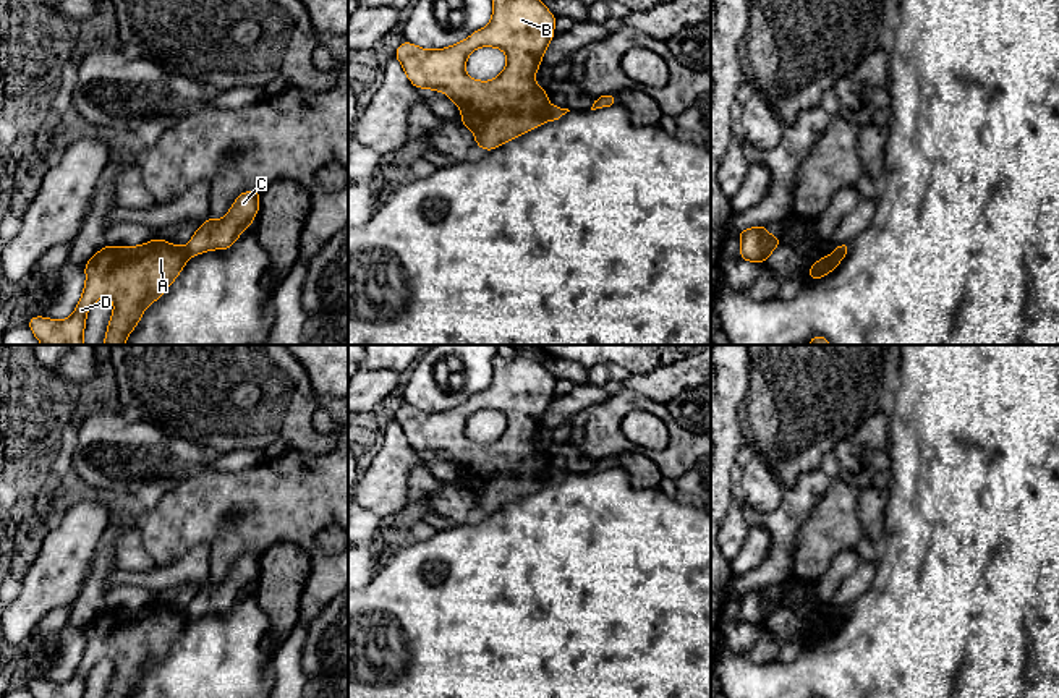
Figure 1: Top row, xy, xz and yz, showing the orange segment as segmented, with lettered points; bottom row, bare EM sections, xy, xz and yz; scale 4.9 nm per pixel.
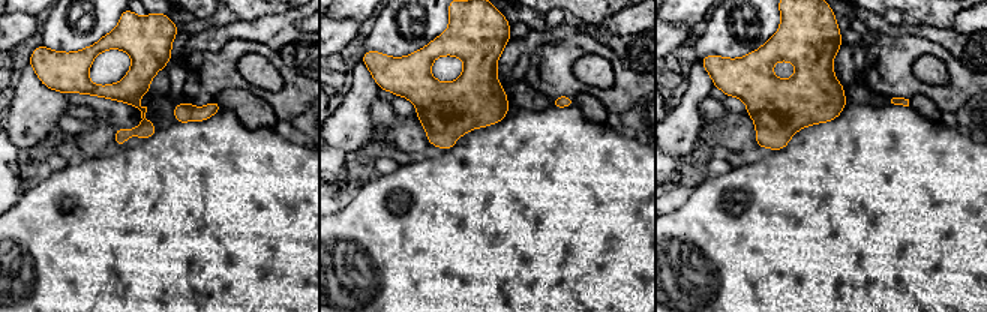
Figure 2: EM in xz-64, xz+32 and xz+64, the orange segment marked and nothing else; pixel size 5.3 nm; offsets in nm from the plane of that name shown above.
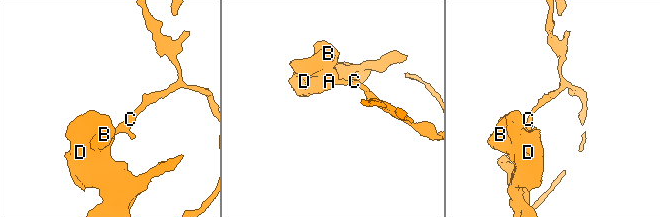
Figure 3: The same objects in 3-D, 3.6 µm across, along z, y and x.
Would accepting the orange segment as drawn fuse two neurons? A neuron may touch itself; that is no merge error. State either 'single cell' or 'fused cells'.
fused cells

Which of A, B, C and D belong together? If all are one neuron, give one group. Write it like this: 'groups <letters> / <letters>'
groups A B D / C

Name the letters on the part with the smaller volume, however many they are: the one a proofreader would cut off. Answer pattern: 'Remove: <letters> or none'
Remove: C

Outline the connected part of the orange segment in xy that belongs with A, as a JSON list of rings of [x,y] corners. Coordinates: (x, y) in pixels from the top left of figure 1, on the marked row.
[[[159,236],[141,246],[104,246],[86,264],[86,285],[74,313],[63,321],[34,316],[28,326],[42,345],[84,345],[89,308],[108,296],[113,313],[104,345],[125,345],[144,309],[162,298],[188,261],[185,248]]]

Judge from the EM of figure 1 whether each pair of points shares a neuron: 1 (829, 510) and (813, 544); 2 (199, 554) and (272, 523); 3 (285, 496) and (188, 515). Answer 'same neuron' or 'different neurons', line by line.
1: same neuron
2: different neurons
3: same neuron

